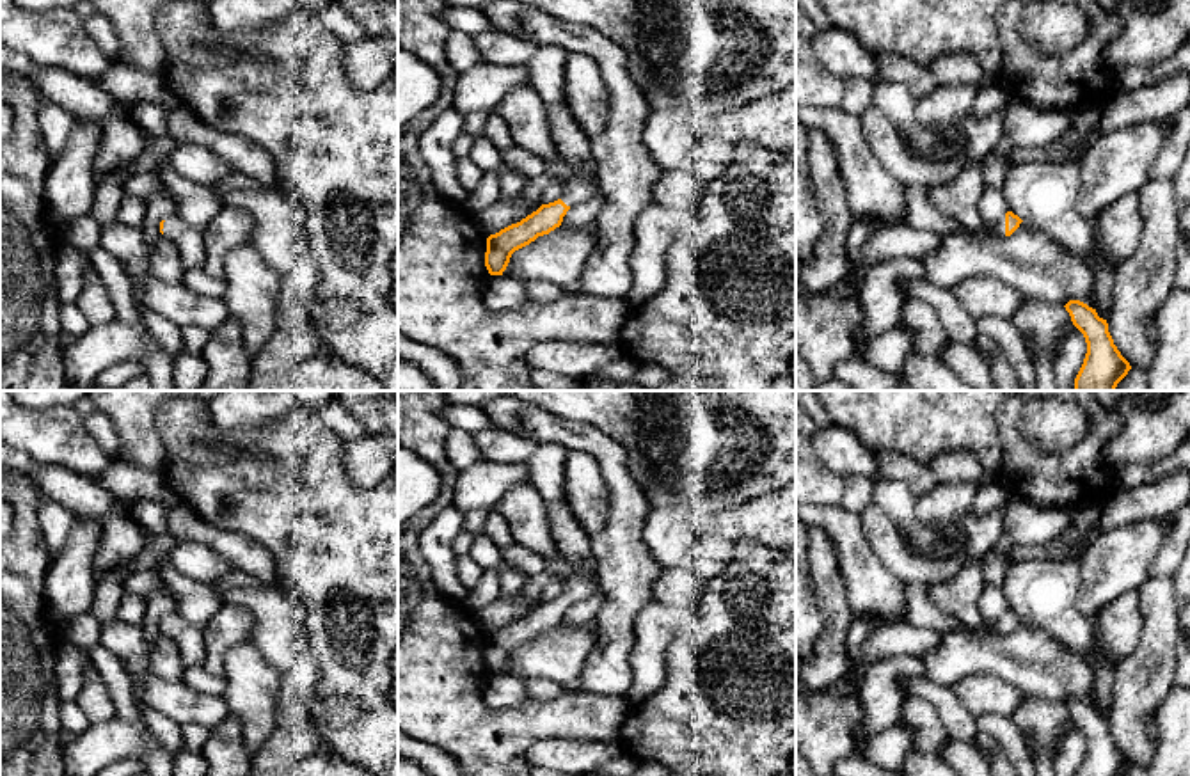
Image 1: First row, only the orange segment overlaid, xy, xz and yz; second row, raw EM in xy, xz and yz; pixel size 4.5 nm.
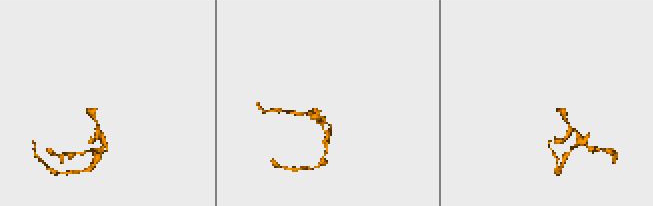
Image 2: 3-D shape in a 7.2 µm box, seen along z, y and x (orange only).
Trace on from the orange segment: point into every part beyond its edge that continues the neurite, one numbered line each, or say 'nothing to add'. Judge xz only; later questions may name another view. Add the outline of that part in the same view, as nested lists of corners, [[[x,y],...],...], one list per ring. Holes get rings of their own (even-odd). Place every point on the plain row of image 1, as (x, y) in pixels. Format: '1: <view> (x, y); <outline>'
1: xz (547, 462); [[[538,444],[526,465],[531,474],[531,487],[545,504],[559,554],[574,565],[574,570],[565,577],[561,593],[561,598],[572,606],[590,600],[600,588],[590,534],[563,501],[567,455],[565,446]]]

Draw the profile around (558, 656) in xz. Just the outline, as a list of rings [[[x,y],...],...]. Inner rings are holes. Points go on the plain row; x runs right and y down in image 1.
[[[561,622],[515,648],[503,673],[519,678],[542,678],[568,689],[579,678],[593,645],[593,627],[568,627]]]

